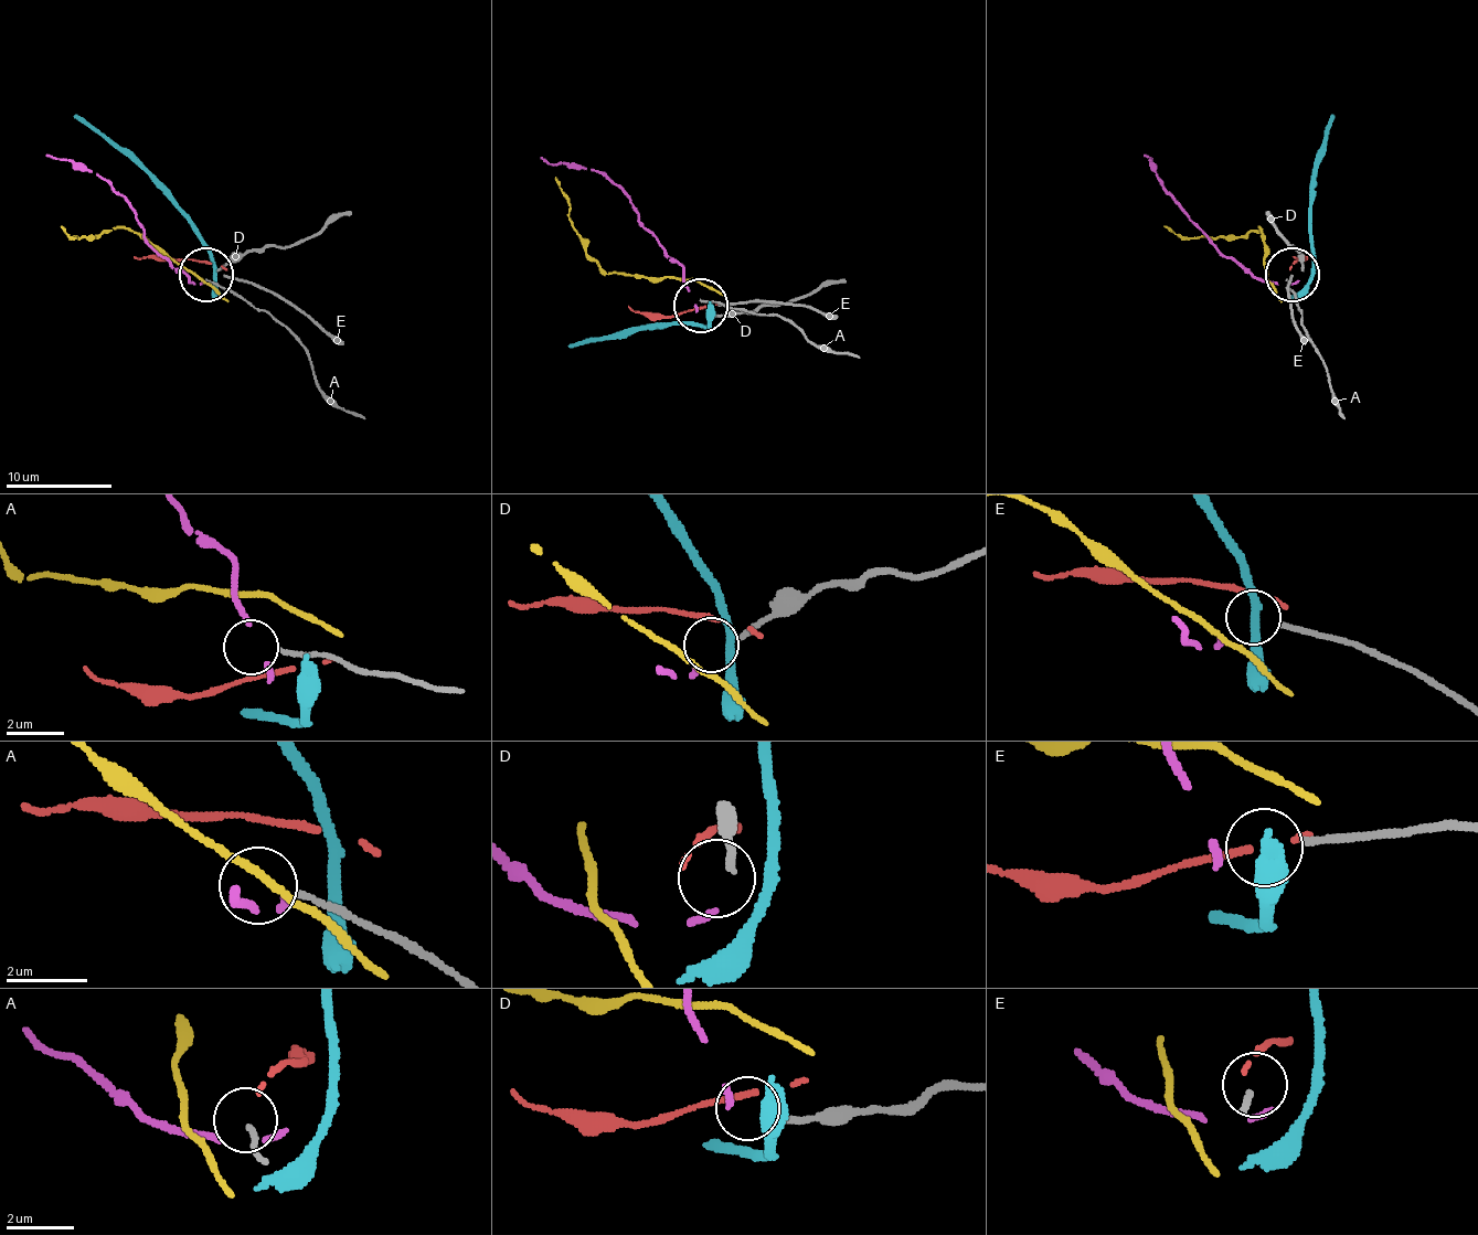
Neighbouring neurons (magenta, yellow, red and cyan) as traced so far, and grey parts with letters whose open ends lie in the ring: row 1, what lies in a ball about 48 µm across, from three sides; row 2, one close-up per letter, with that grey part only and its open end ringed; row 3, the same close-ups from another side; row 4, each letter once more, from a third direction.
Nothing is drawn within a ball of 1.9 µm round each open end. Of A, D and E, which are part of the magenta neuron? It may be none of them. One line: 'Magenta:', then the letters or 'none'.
Magenta: D

